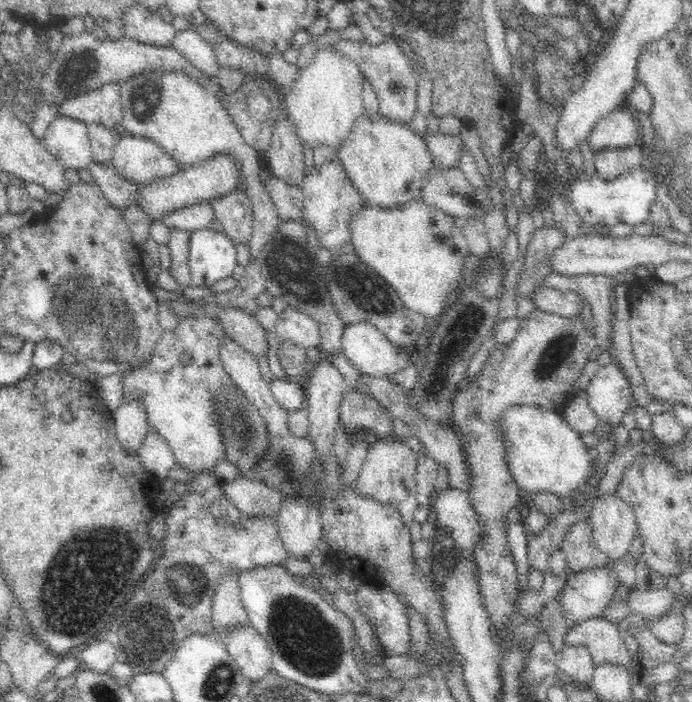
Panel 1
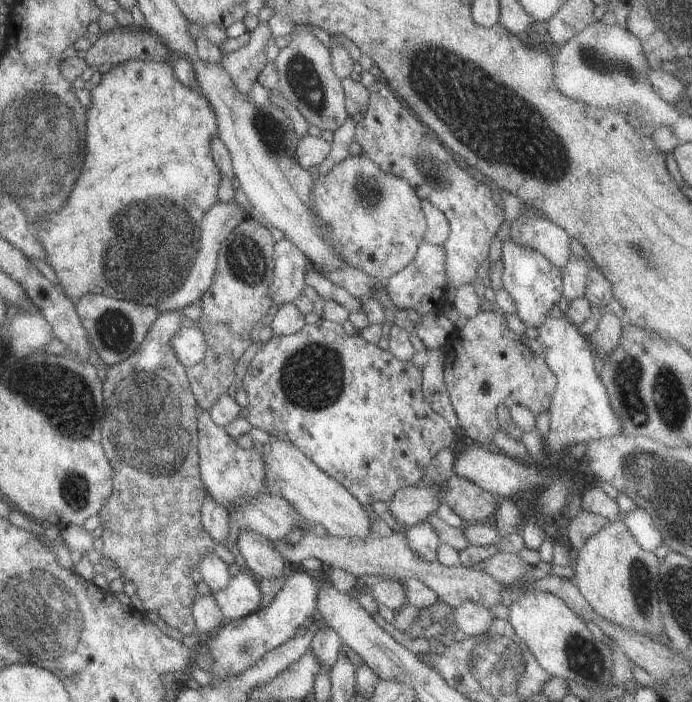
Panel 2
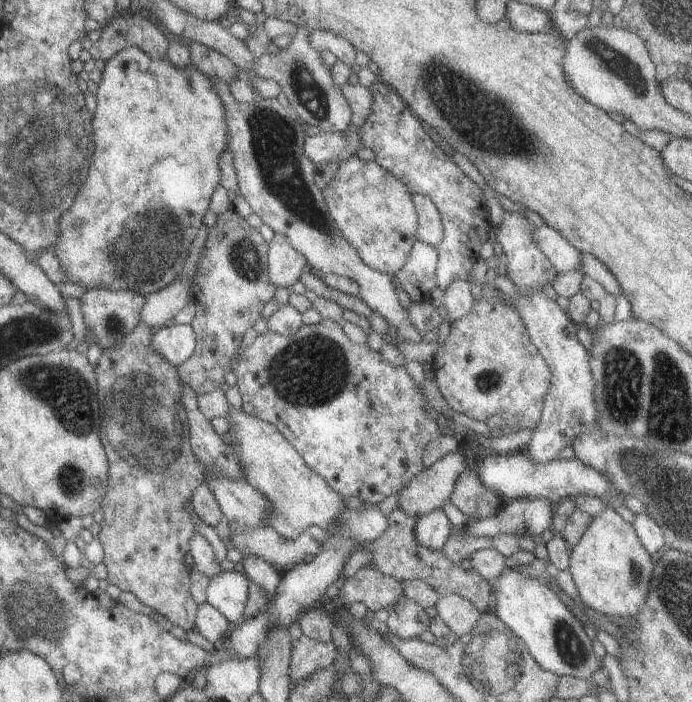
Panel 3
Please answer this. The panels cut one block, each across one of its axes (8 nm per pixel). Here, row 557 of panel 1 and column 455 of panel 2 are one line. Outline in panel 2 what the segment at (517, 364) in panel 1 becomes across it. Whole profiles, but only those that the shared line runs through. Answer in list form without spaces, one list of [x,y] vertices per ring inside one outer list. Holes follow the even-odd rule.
[[[451,474],[443,482],[441,500],[465,522],[465,524],[479,524],[495,510],[499,498],[481,490],[467,478]]]

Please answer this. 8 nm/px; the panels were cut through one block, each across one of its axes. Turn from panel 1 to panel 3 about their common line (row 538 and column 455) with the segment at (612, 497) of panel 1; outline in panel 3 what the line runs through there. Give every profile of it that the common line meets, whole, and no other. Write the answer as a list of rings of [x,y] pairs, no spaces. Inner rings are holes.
[[[451,594],[439,598],[435,604],[435,610],[437,610],[437,616],[457,636],[471,632],[475,628],[475,624],[479,622],[479,618],[483,616],[469,600],[461,598],[461,596],[451,596]]]

